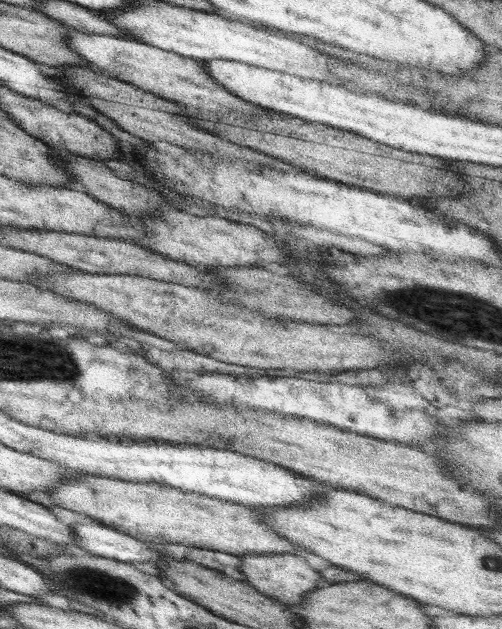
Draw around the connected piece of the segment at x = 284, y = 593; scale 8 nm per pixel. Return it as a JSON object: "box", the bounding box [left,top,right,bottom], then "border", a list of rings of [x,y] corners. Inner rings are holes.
{"box":[238,554,322,606],"border":[[[242,554],[238,556],[241,565],[238,567],[246,575],[246,582],[250,583],[254,589],[270,598],[277,599],[287,606],[300,604],[308,592],[318,588],[318,582],[322,580],[322,575],[310,565],[306,559],[297,554]]]}

